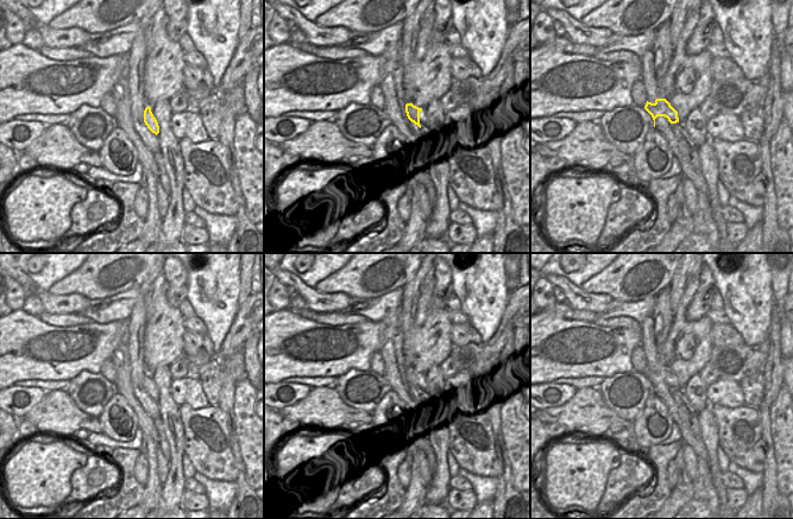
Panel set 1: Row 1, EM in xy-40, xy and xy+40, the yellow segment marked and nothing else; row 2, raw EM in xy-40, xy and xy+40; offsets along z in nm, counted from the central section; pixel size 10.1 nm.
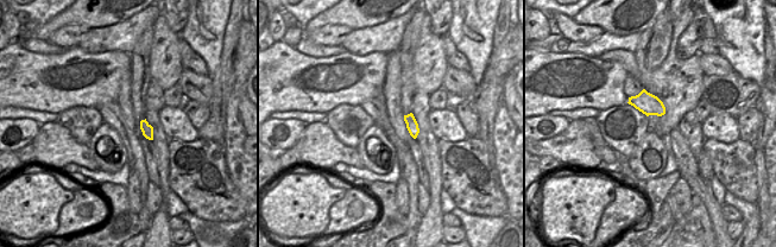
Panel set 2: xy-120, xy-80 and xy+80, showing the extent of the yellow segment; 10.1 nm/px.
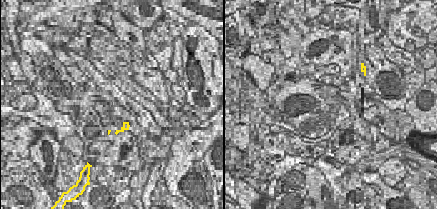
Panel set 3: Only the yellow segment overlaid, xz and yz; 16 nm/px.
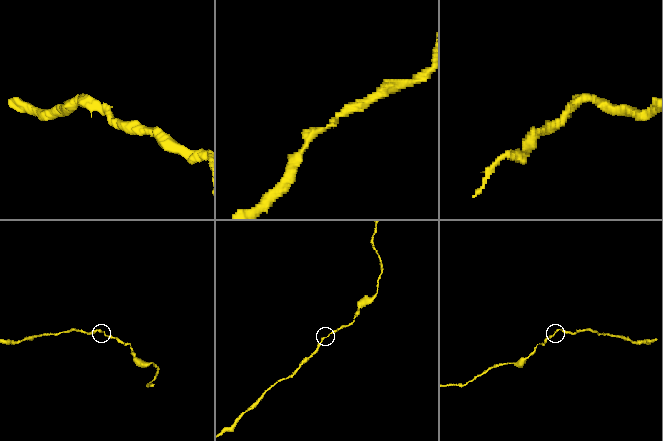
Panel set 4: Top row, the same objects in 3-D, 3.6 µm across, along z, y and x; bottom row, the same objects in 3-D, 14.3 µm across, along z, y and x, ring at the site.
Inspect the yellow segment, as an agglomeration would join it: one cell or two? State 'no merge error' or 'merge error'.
no merge error

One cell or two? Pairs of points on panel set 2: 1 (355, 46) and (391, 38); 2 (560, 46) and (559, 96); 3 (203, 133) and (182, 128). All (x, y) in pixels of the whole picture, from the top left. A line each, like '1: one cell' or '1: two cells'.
1: one cell
2: two cells
3: two cells

